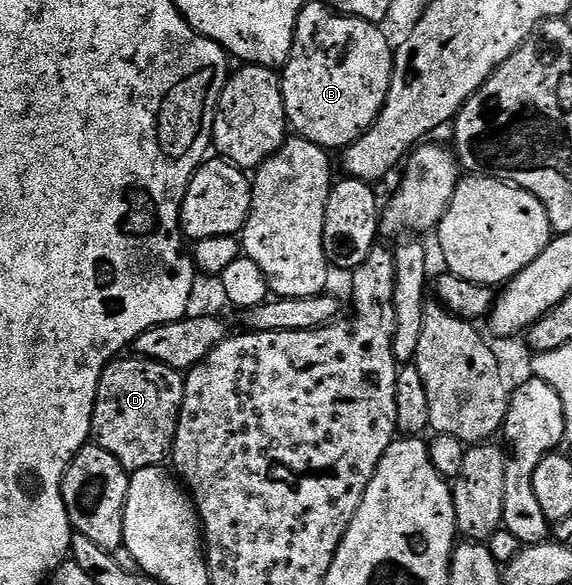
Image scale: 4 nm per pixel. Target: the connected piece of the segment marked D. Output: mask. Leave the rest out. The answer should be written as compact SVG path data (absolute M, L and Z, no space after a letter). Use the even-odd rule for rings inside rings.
M118 357L101 375L93 410L92 442L107 449L132 473L160 467L172 456L179 413L183 405L185 375L165 363L144 357Z

